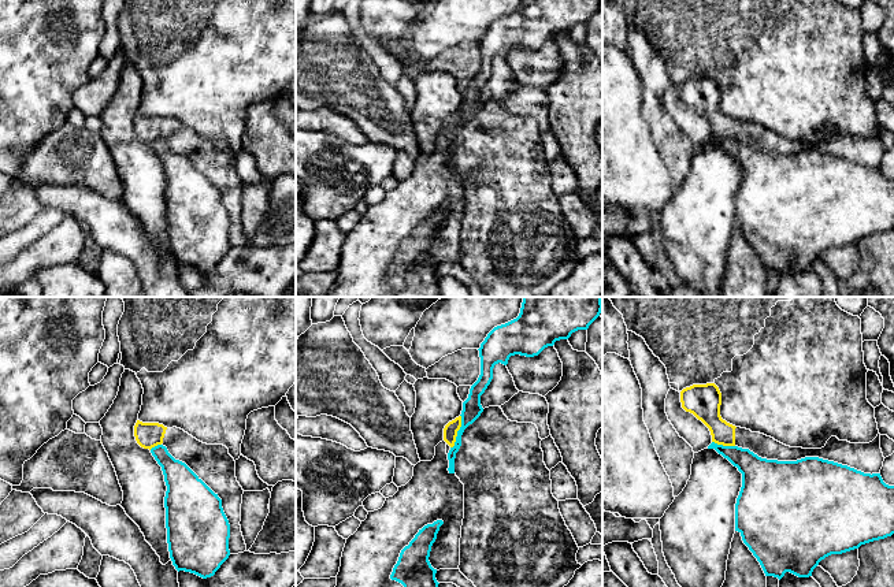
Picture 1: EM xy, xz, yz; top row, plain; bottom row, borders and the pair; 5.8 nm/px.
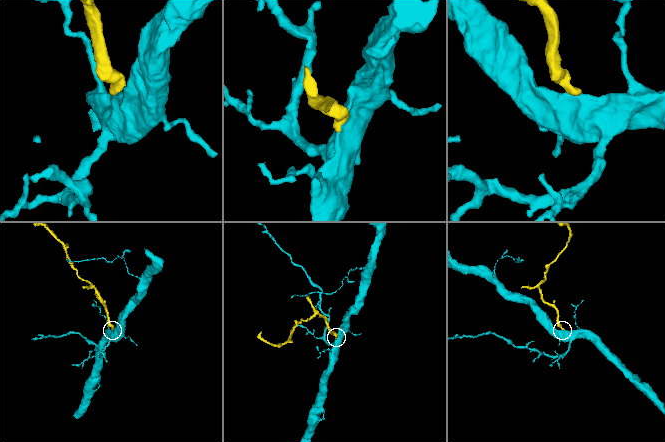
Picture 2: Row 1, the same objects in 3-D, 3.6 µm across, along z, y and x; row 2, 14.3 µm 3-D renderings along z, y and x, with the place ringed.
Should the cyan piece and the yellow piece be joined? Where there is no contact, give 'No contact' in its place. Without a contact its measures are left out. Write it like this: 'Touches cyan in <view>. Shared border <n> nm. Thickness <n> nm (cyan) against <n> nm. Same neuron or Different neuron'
Touches cyan in xz. Shared border 200 nm. Thickness 110 nm (cyan) against 80 nm. Different neuron

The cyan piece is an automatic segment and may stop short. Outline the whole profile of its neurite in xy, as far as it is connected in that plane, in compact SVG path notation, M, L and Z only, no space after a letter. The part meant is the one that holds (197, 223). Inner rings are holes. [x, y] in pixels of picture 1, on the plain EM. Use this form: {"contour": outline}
{"contour": "M166 140L151 142L162 160L167 179L164 190L166 222L170 252L175 263L211 271L229 252L230 218L222 201L222 193L185 156L175 153Z"}

